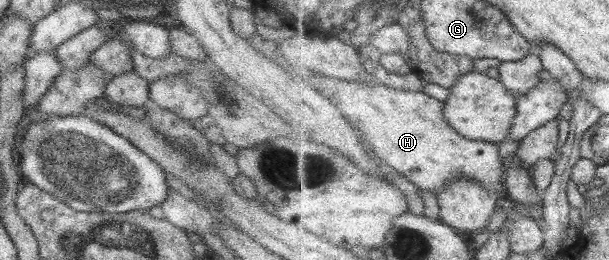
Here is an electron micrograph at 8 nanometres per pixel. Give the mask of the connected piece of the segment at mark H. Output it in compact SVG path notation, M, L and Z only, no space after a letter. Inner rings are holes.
M312 76L312 86L318 86L332 98L342 114L364 132L380 159L420 189L436 195L446 181L470 177L481 182L492 194L507 196L506 191L502 191L506 174L498 145L460 135L445 117L445 101L422 91L392 88L380 82Z

